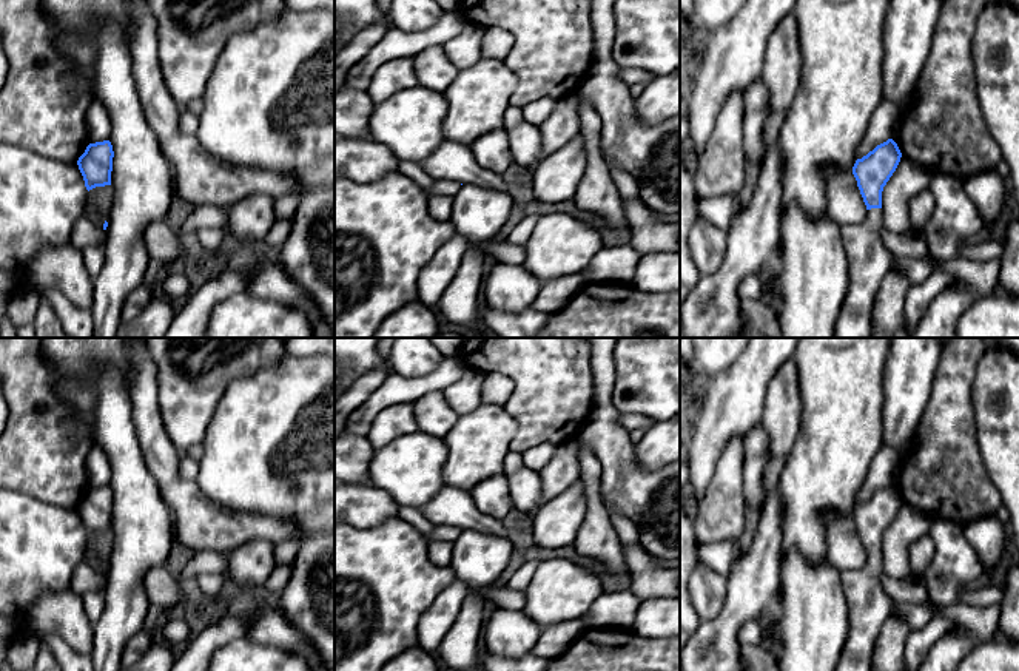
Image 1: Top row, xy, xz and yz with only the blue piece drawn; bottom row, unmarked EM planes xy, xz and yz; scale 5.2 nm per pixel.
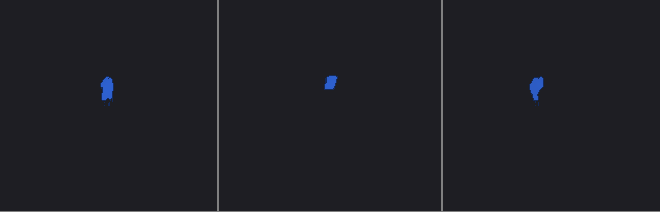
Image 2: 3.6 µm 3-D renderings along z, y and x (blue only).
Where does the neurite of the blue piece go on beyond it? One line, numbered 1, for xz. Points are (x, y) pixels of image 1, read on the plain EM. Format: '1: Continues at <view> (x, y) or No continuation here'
1: No continuation here

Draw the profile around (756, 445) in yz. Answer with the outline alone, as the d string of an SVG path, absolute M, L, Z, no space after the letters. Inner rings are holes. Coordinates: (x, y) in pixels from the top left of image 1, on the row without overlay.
M763 424L743 438L743 500L746 524L742 537L734 543L732 565L743 557L757 532L765 504L765 469L771 460L769 437Z

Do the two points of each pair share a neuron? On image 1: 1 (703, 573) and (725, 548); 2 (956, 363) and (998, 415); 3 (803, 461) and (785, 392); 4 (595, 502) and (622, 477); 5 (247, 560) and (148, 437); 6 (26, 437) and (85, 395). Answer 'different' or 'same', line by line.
1: different
2: different
3: different
4: different
5: different
6: different

